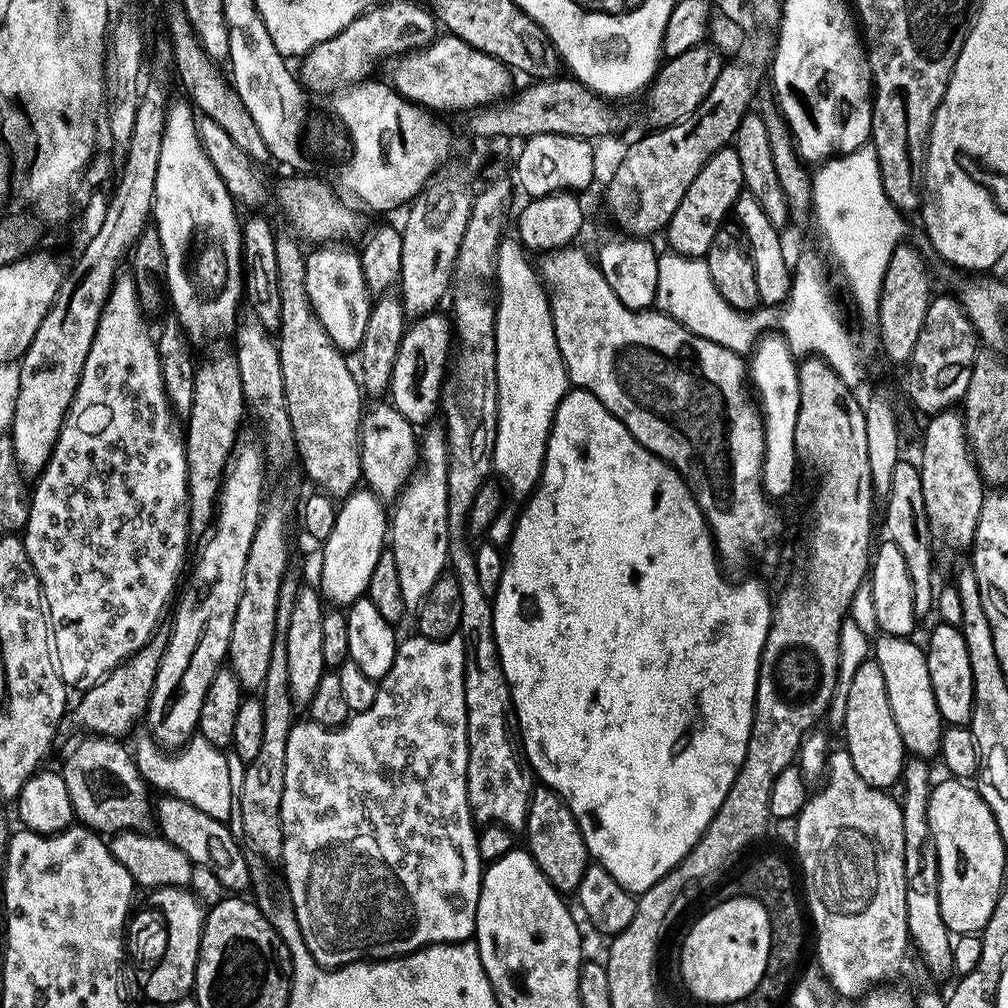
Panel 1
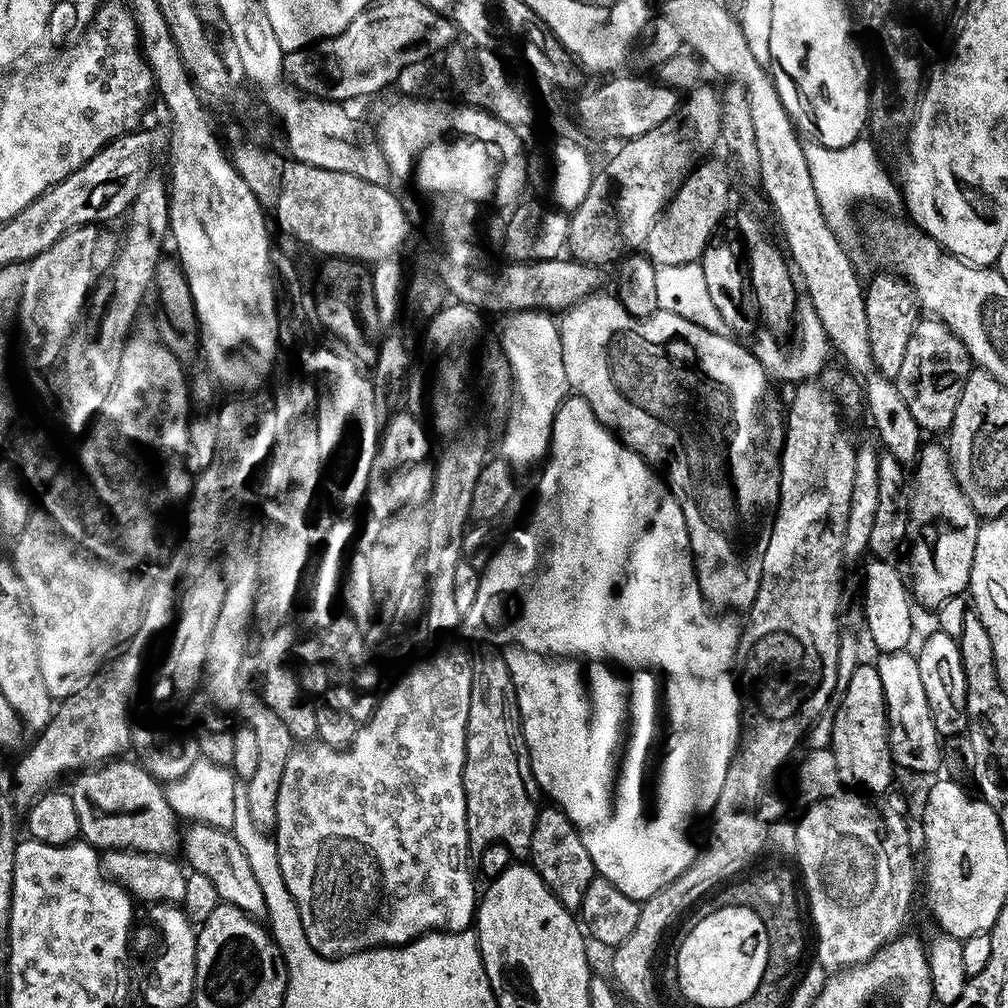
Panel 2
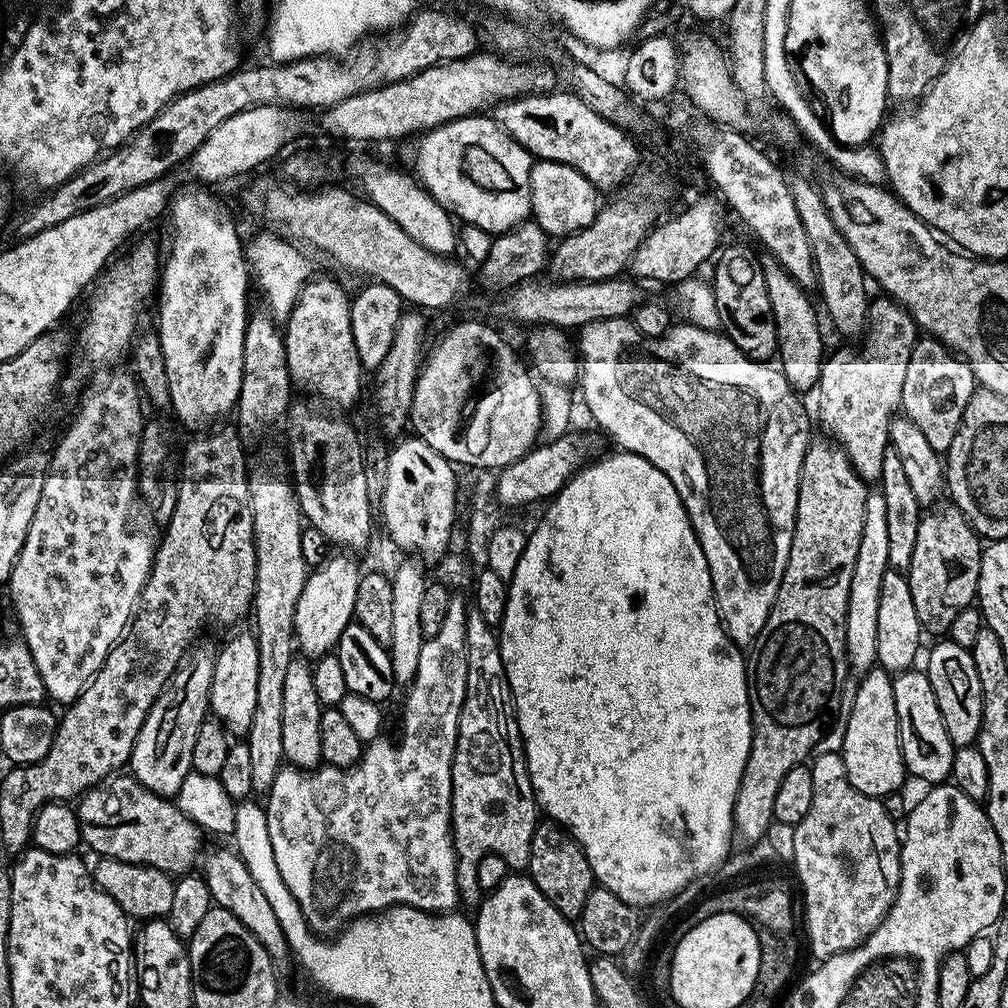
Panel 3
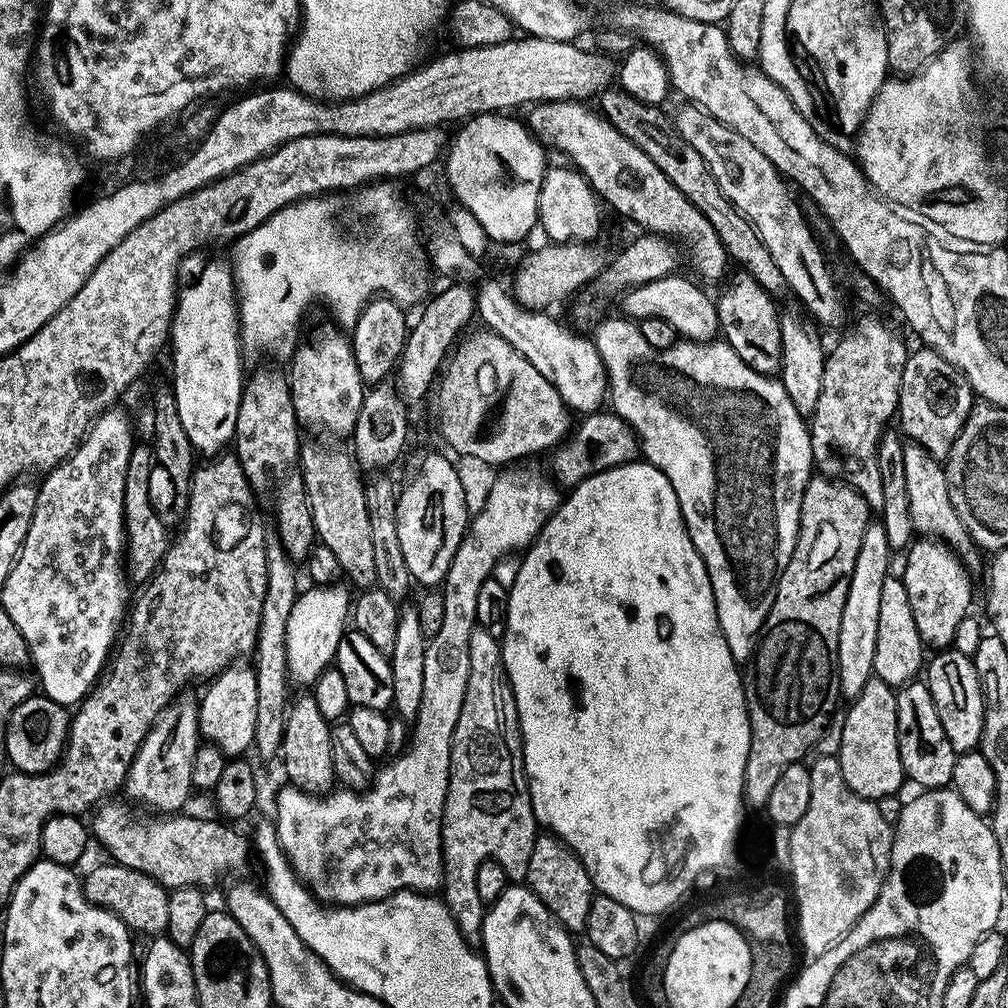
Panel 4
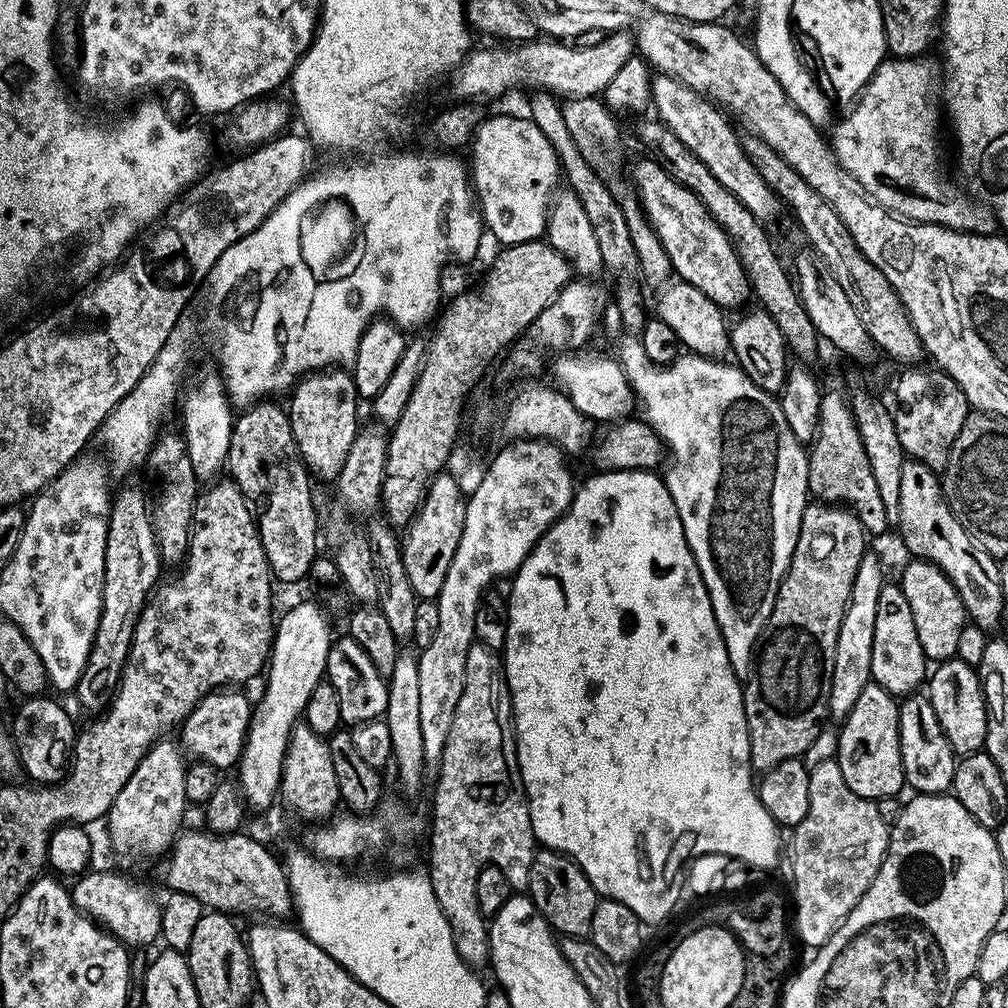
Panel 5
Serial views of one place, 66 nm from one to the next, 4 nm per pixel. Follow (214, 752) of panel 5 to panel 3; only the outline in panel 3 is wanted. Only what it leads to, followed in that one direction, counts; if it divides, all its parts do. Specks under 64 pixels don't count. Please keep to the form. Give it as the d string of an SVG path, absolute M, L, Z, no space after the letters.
M251 631L240 632L215 653L212 665L212 685L208 691L211 715L224 725L233 737L247 737L250 722L254 722L254 702L258 702L258 646Z

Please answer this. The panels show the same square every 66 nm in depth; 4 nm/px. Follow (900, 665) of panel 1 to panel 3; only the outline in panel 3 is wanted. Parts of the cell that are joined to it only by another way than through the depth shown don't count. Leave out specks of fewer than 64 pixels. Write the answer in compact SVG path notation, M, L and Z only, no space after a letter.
M916 671L901 672L892 682L894 706L898 710L900 749L904 755L907 775L917 776L918 779L925 780L925 785L935 786L945 783L951 777L954 745L950 734L946 734L946 726L942 722L942 714L938 710L927 671Z

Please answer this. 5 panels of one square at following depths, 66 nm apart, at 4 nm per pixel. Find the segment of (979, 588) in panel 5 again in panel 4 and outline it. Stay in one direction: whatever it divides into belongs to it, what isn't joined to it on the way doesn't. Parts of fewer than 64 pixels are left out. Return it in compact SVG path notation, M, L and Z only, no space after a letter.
M911 442L904 444L906 493L909 498L909 516L913 522L914 533L924 538L935 538L944 541L964 562L964 567L975 570L980 564L981 549L972 541L958 510L950 502L948 493L948 473L941 461L935 460L922 446Z

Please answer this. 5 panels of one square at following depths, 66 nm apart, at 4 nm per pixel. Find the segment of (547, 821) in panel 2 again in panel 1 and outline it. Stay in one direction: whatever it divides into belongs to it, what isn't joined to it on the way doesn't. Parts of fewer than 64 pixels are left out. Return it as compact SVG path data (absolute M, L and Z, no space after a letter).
M533 787L523 831L528 832L526 851L532 855L538 870L542 870L550 886L554 886L561 894L575 893L578 882L582 882L582 874L586 874L590 857L578 822L563 798L550 788Z

